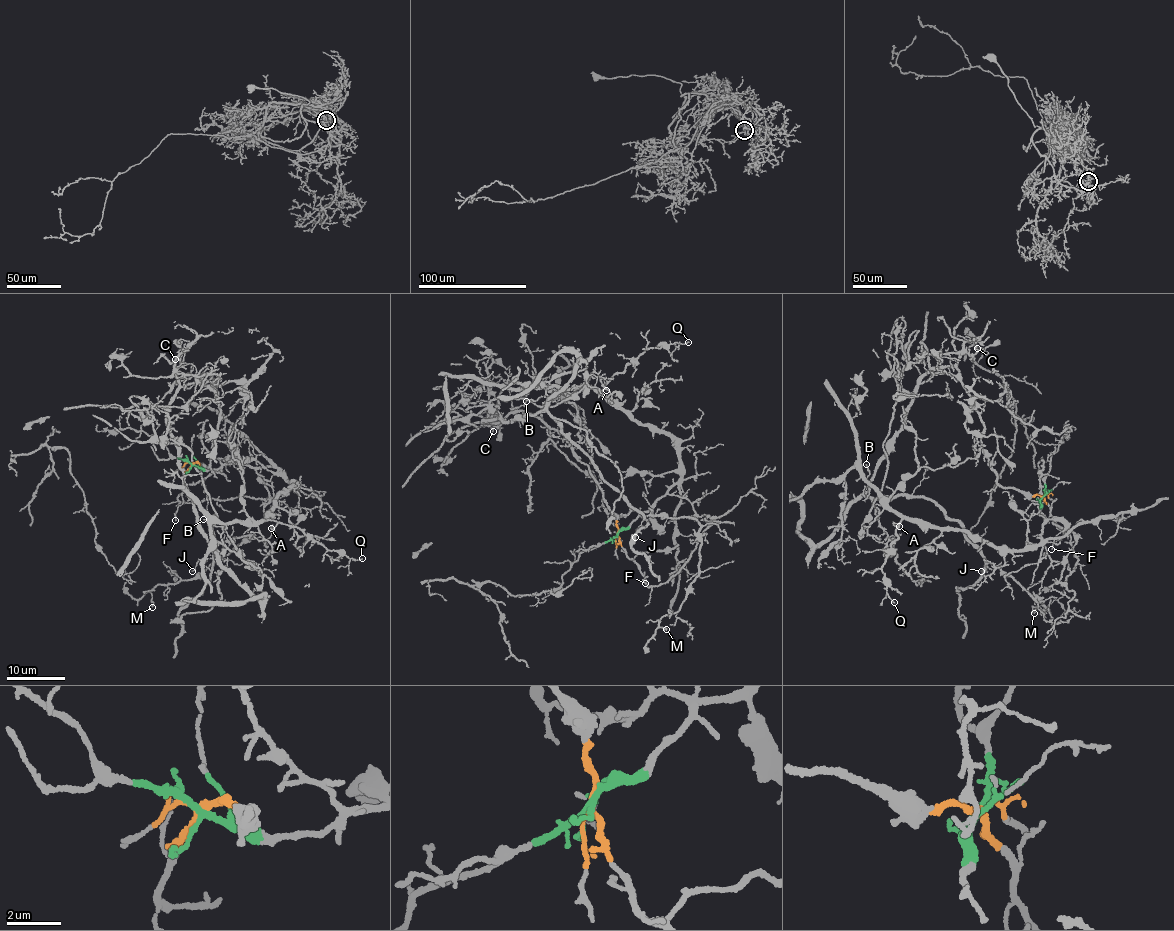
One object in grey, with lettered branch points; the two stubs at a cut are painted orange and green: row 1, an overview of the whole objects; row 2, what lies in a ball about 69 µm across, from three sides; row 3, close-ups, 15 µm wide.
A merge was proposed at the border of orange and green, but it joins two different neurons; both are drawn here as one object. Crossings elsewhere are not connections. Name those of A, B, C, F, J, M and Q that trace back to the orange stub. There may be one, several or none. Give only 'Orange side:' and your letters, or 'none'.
Orange side: C, F, J, M

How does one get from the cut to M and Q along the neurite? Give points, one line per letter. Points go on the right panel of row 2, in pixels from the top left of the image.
M: (1042, 495), (997, 484), (951, 364), (923, 377), (867, 493), (926, 497), (1049, 609), (1038, 597), (1033, 614)
Q: (1042, 495), (1042, 537), (1039, 545), (1022, 550), (1005, 552), (962, 531), (901, 519), (882, 572), (894, 602)

